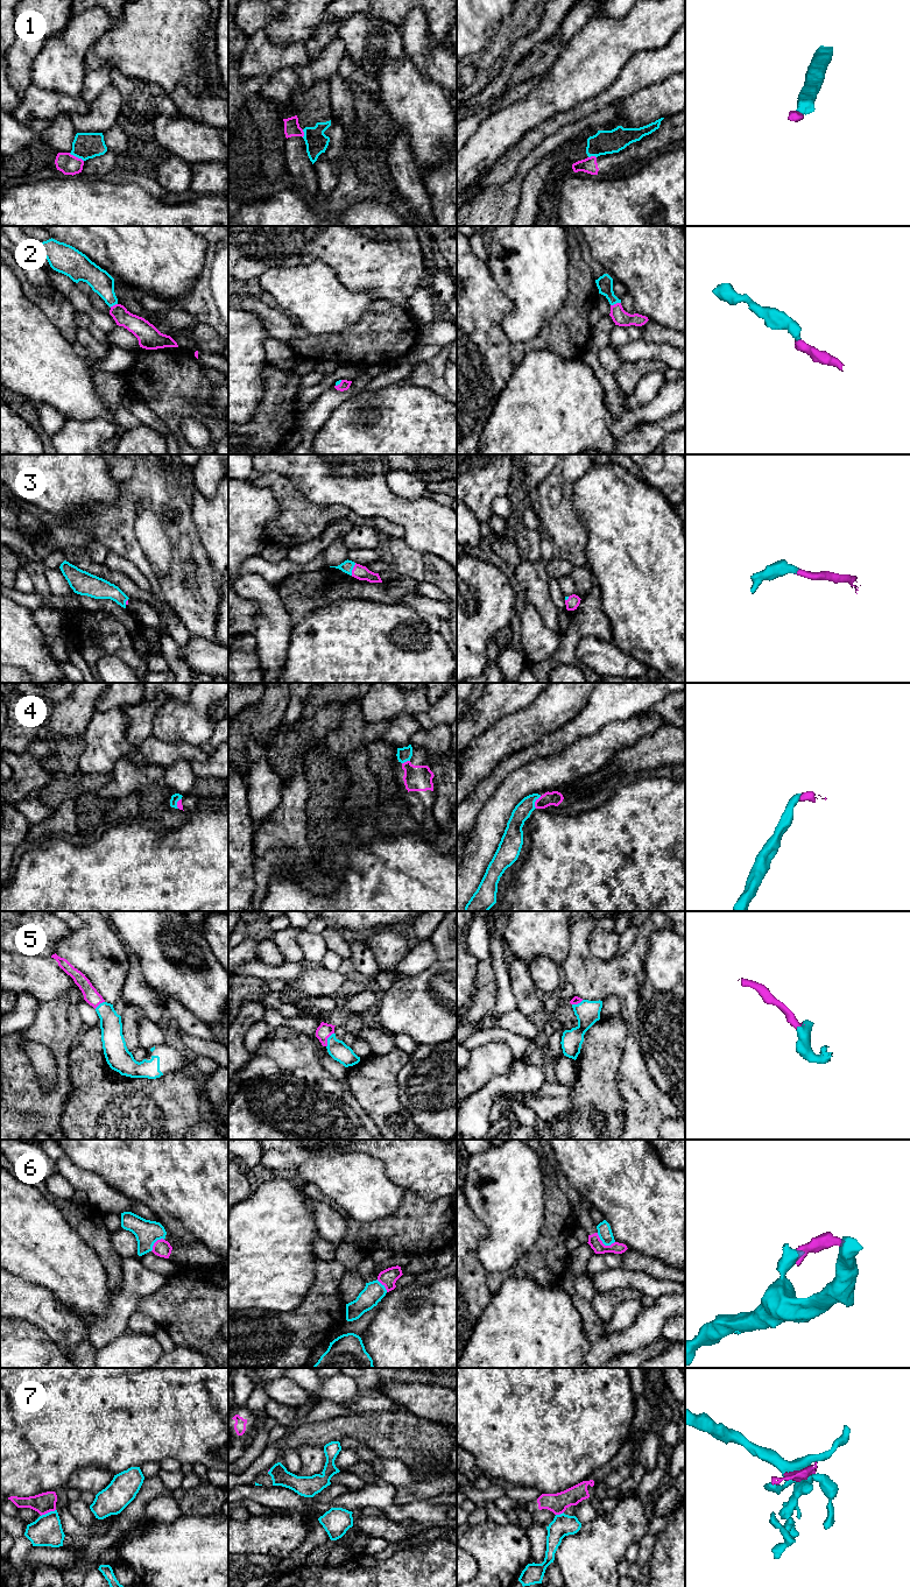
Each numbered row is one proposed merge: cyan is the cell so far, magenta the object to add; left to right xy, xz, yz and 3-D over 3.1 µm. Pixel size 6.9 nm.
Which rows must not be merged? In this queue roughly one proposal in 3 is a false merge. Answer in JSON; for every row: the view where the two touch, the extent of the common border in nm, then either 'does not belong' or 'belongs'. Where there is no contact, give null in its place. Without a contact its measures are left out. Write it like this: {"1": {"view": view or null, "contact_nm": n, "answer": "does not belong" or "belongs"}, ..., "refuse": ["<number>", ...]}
{"1": {"view": "xy", "contact_nm": 120, "answer": "does not belong"}, "2": {"view": "yz", "contact_nm": 80, "answer": "belongs"}, "3": {"view": "xz", "contact_nm": 90, "answer": "belongs"}, "4": {"view": "yz", "contact_nm": 100, "answer": "belongs"}, "5": {"view": "xz", "contact_nm": 120, "answer": "belongs"}, "6": {"view": "yz", "contact_nm": 140, "answer": "does not belong"}, "7": {"view": "xy", "contact_nm": 120, "answer": "does not belong"}, "refuse": ["1", "6", "7"]}

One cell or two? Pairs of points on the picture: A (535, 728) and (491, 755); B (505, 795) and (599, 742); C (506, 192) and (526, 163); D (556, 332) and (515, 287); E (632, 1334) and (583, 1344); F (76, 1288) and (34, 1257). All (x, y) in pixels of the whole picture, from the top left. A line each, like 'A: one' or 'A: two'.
A: one
B: one
C: one
D: two
E: two
F: one

